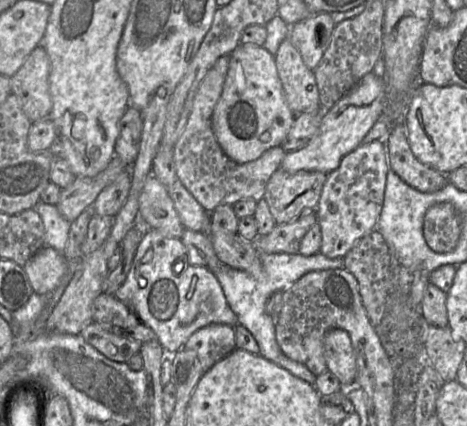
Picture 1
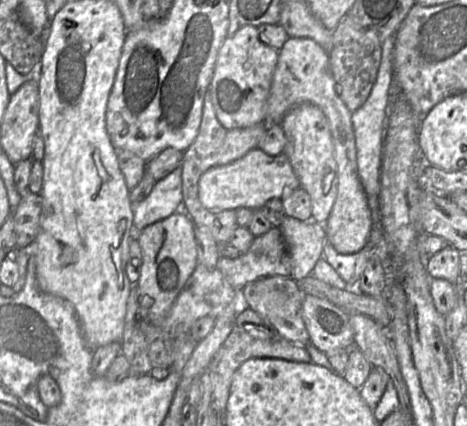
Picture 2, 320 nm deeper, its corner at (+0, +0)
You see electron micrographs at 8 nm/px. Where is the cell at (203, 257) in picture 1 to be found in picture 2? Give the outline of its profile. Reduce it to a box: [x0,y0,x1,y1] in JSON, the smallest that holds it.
[240,276,310,345]

